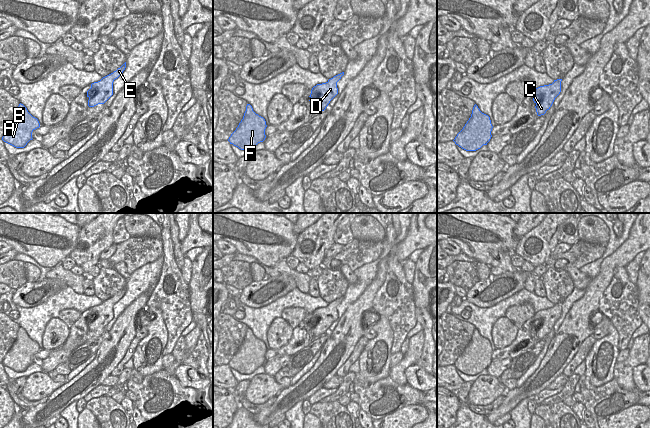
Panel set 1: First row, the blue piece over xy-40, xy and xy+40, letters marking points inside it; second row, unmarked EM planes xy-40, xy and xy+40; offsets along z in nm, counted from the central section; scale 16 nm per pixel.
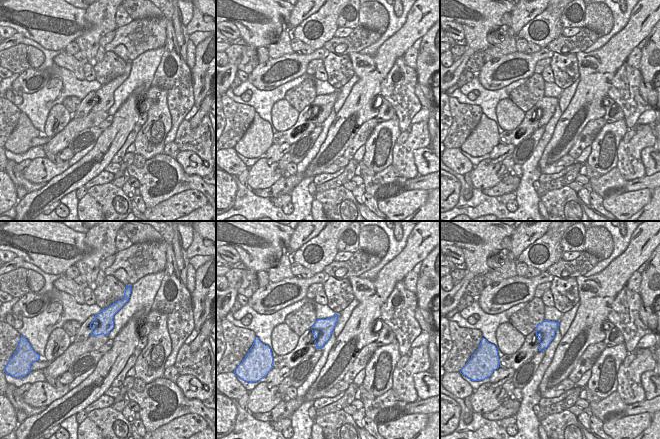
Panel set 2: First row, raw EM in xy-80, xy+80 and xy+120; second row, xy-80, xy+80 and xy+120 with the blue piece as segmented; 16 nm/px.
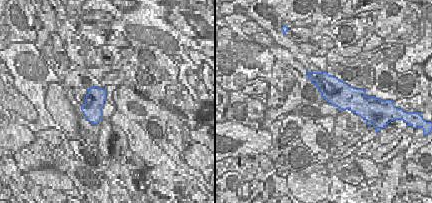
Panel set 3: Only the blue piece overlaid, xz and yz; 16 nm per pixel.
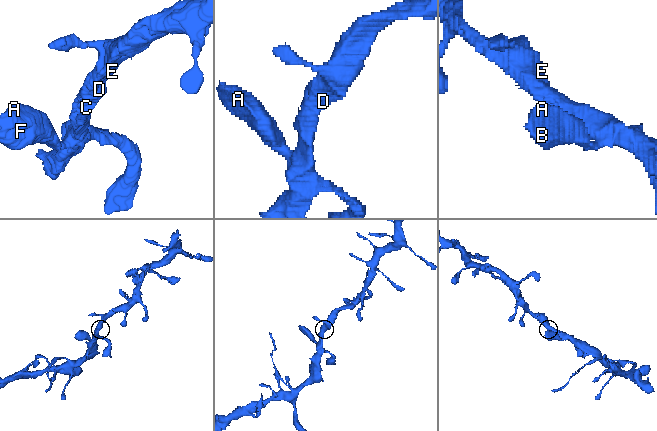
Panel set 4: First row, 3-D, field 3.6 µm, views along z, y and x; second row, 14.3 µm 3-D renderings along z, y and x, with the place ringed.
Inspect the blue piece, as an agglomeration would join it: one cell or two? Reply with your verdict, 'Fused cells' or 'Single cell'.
Single cell.

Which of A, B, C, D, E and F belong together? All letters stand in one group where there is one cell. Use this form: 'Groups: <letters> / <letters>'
Groups: A B C D E F.

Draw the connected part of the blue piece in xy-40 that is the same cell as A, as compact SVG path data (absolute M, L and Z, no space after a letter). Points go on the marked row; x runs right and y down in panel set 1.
M20 103L16 116L5 131L2 140L16 148L24 148L33 139L32 132L39 127L38 119L33 117Z

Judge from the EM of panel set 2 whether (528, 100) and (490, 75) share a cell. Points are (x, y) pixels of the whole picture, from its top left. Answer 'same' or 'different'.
different

